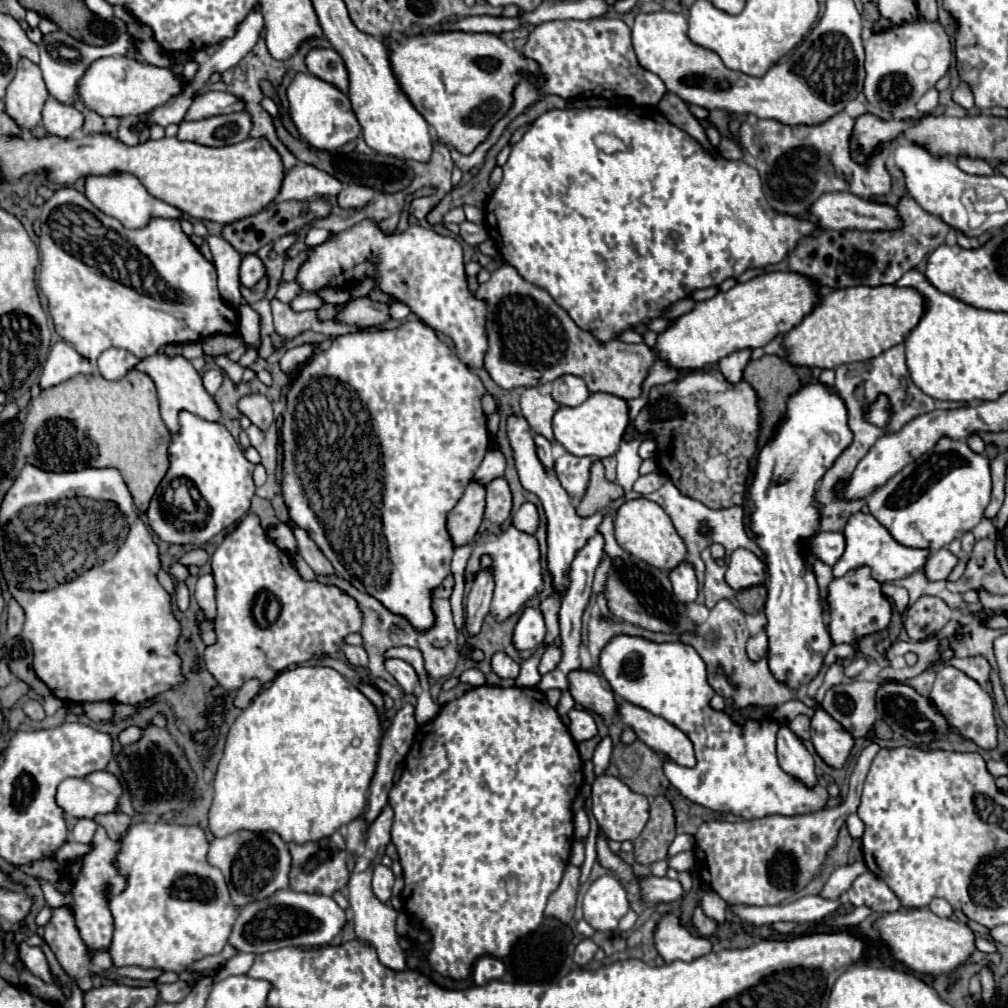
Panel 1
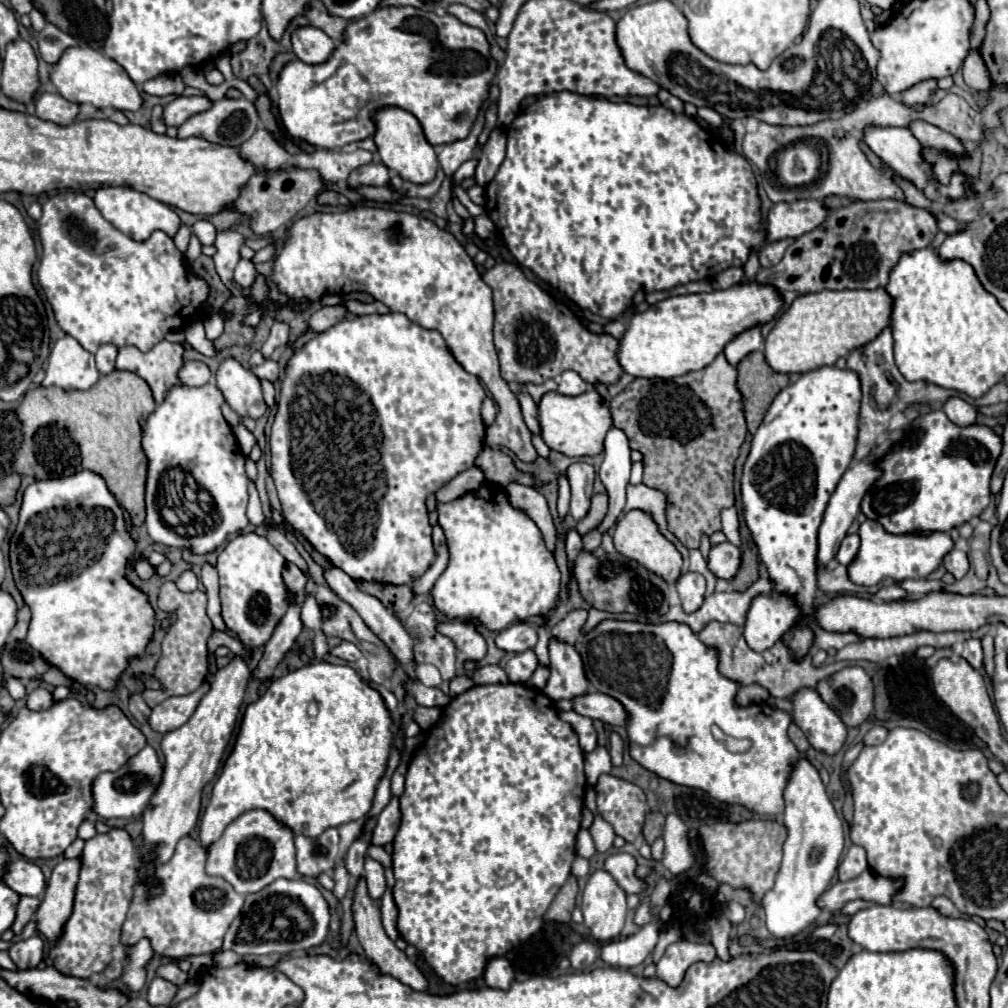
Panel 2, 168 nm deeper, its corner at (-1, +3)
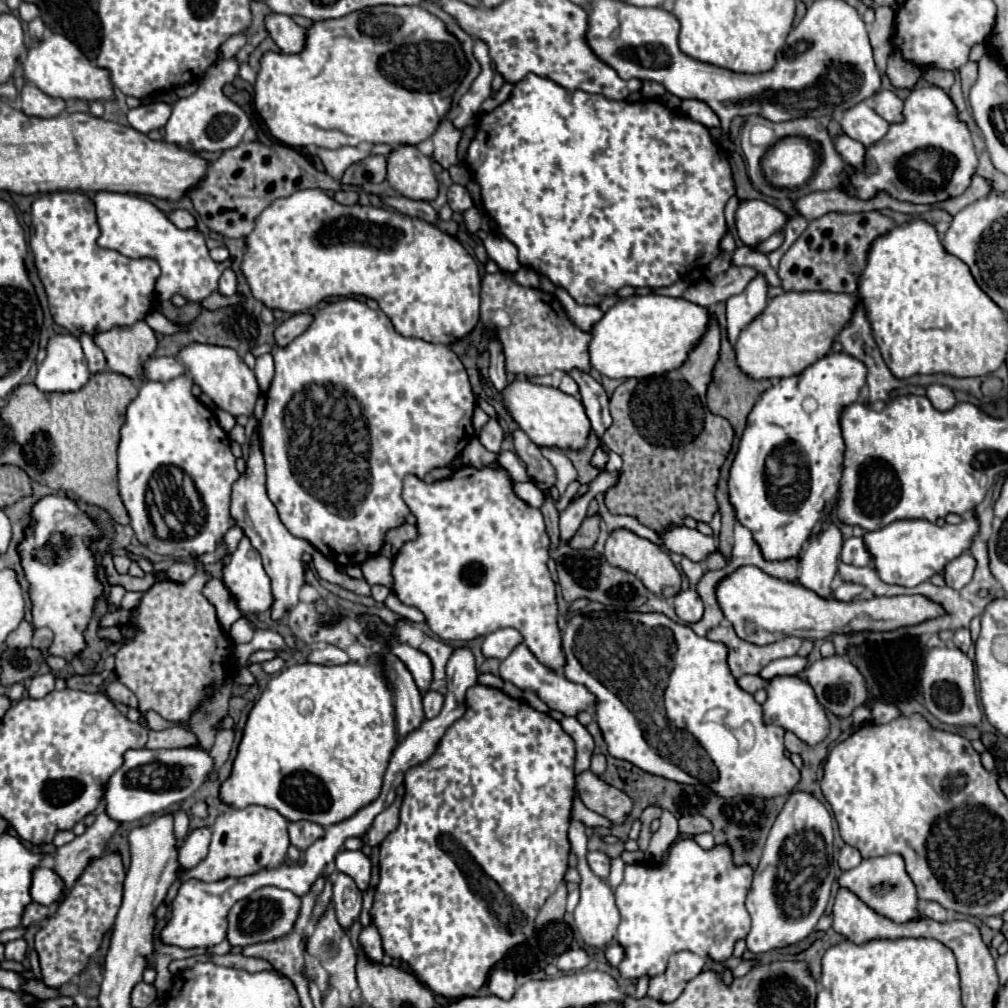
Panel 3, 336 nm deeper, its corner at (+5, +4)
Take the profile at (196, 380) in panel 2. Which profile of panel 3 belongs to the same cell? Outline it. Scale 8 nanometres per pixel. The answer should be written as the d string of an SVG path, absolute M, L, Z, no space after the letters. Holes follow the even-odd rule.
M152 356L142 364L142 374L144 380L150 382L168 382L180 374L184 374L184 366L176 358L166 358L166 356Z

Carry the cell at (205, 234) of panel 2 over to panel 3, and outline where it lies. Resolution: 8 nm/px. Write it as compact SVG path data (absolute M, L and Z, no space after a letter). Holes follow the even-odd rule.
M172 210L172 212L168 212L168 218L170 218L178 228L182 228L182 230L186 230L186 228L196 228L194 216L192 216L190 212L186 212L186 210Z

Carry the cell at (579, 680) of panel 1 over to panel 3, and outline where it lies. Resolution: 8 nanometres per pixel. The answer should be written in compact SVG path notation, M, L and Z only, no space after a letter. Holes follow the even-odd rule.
M462 466L448 478L432 484L408 474L404 478L402 498L416 516L418 536L402 544L392 558L392 592L398 600L406 606L418 608L424 614L428 628L442 640L468 642L502 626L512 626L524 636L524 644L544 666L560 672L564 666L564 654L562 634L556 624L556 584L546 566L550 558L550 538L540 508L532 508L516 496L510 472L502 466Z

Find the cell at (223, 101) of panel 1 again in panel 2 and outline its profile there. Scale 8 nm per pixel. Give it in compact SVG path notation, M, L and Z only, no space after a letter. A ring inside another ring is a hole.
M206 95L176 97L172 103L168 103L168 107L164 107L164 123L180 127L180 123L184 123L188 117L200 111L208 111L208 107L212 107L212 99Z

